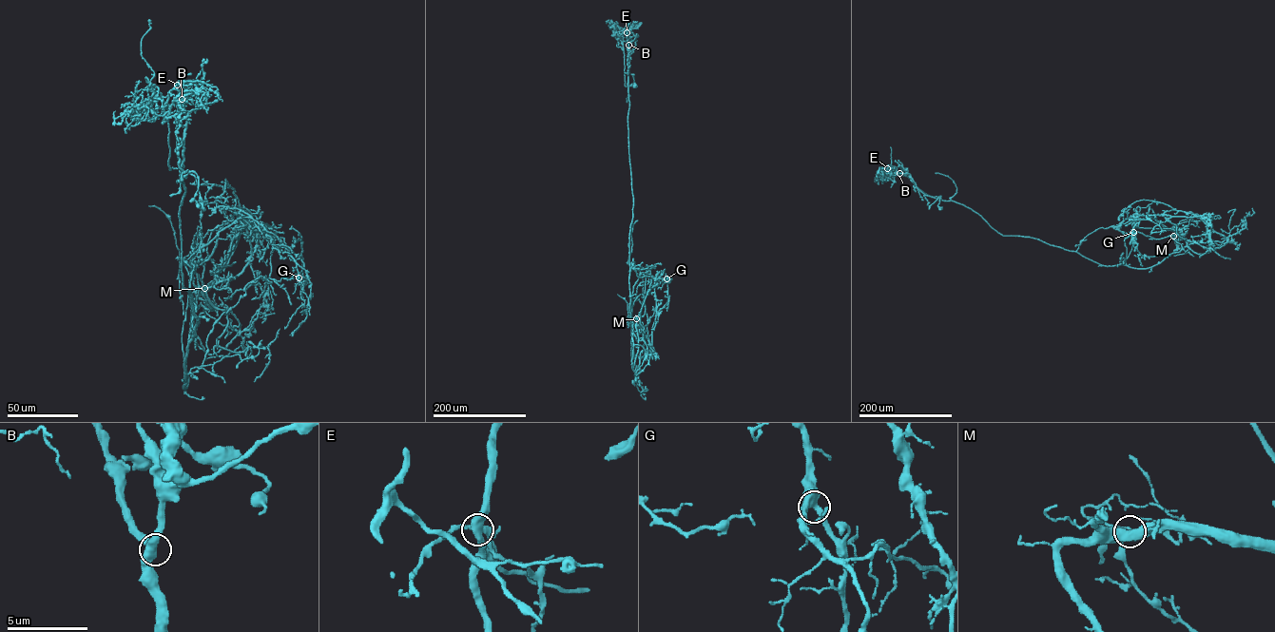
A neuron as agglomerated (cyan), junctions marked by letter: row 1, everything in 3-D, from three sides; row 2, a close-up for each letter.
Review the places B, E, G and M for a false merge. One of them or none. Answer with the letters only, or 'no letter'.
E

